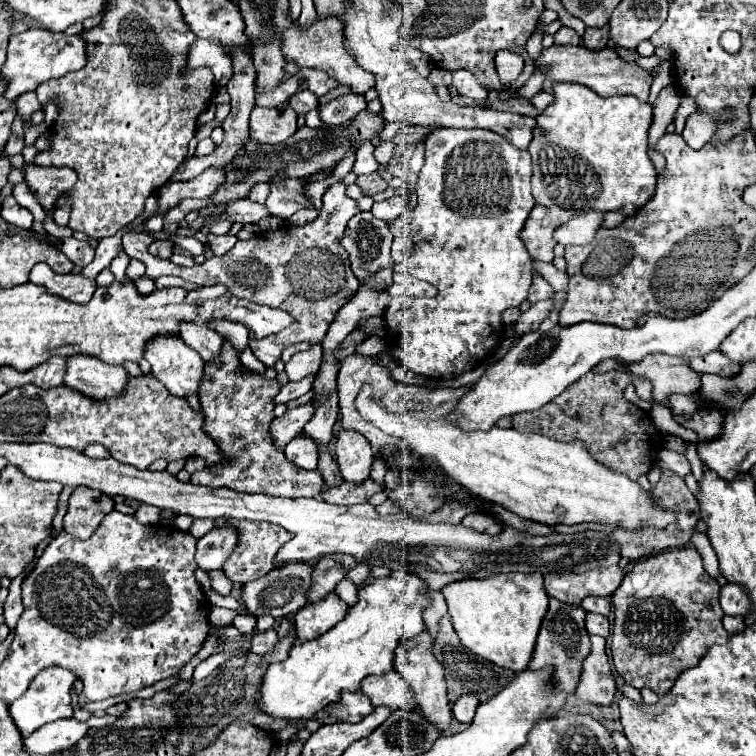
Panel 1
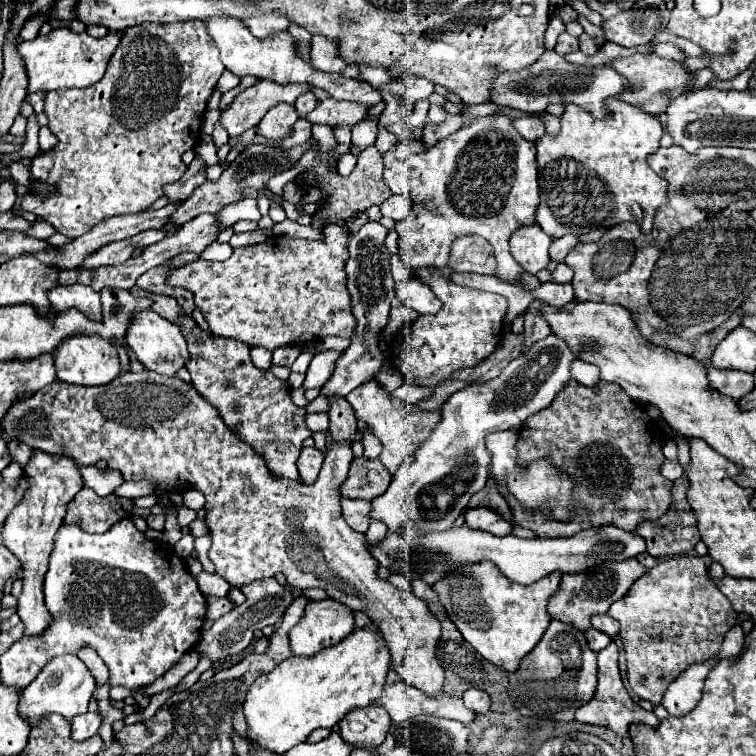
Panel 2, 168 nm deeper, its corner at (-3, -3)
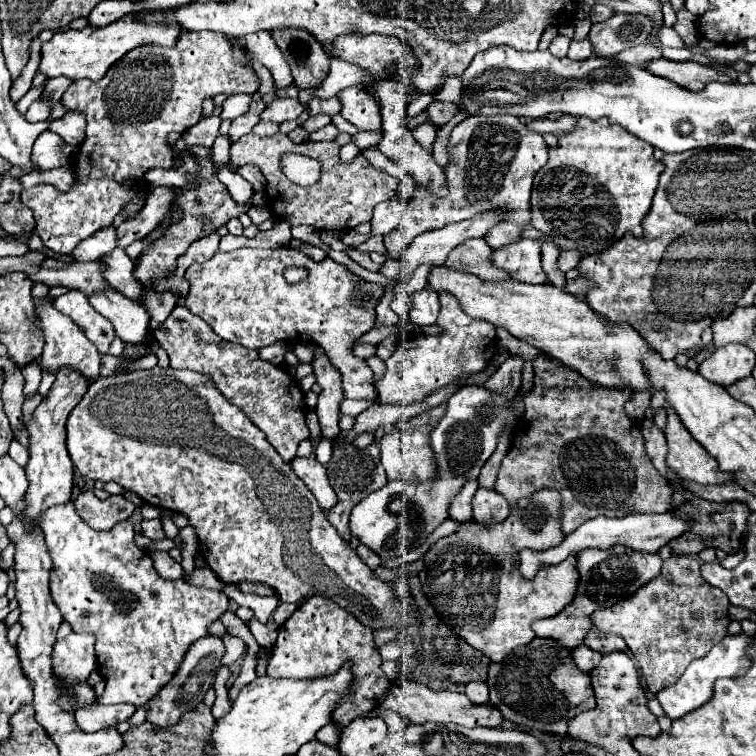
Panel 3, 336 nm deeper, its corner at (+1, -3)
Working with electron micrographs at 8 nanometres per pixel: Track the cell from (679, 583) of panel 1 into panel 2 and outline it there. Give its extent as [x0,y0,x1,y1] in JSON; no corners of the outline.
[607,555,737,705]

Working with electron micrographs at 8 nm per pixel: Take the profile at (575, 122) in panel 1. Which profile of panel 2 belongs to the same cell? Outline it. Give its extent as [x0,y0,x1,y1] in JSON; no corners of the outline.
[537,99,667,237]

